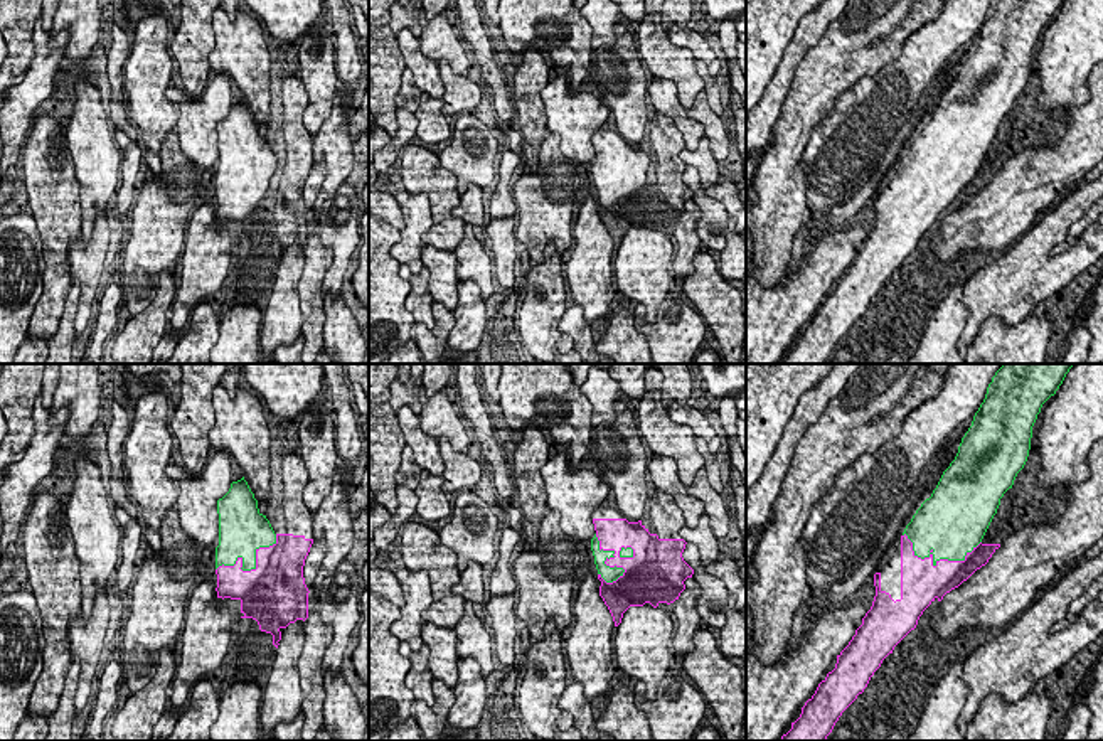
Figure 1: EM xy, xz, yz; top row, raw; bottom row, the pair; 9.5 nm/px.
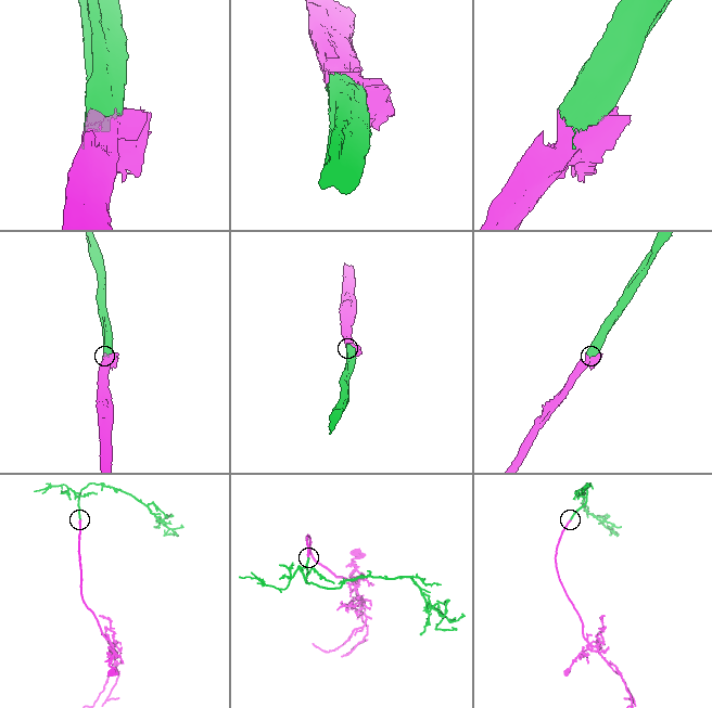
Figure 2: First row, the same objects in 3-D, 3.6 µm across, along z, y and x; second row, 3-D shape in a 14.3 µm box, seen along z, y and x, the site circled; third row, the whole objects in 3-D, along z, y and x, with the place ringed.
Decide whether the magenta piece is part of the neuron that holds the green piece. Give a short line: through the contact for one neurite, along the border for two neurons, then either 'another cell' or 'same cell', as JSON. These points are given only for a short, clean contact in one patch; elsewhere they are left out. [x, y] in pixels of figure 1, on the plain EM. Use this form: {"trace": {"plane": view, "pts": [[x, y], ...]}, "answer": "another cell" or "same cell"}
{"answer": "same cell"}

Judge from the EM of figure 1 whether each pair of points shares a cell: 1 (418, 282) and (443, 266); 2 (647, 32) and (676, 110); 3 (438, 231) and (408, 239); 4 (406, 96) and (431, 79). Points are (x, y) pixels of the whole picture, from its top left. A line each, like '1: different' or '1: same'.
1: different
2: different
3: different
4: different

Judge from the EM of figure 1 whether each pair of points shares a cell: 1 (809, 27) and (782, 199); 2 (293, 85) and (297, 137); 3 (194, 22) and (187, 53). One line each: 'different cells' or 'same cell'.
1: different cells
2: same cell
3: same cell

